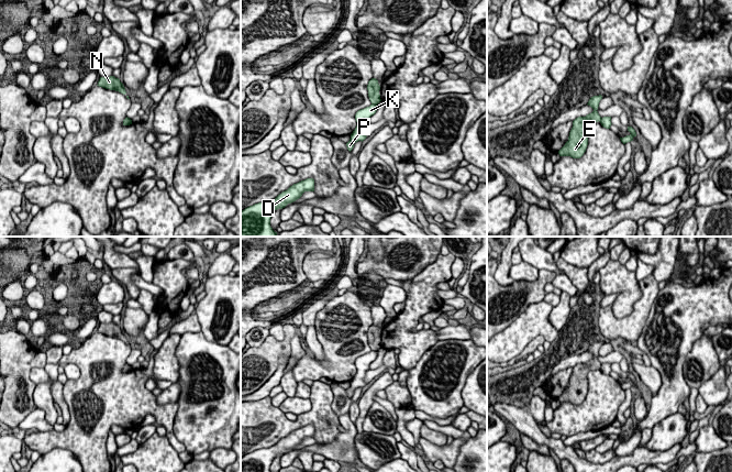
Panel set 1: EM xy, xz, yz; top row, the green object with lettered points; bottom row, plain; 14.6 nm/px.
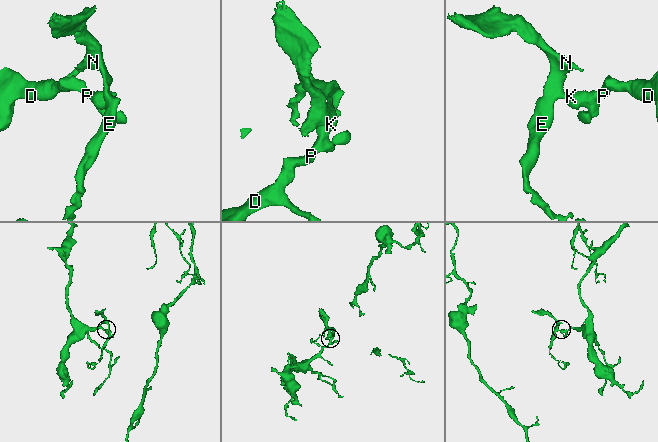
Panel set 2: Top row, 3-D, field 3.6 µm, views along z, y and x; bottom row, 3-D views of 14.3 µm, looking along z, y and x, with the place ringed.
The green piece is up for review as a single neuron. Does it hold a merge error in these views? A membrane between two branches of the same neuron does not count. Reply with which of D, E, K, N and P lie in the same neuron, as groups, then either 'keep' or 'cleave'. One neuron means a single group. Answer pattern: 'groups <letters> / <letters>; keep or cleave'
groups D K P / E N; cleave

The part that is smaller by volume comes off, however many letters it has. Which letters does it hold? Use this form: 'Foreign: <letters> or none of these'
Foreign: E, N

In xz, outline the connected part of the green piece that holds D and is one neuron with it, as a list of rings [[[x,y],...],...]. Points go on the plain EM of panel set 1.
[[[313,425],[293,430],[270,448],[258,449],[245,454],[241,458],[241,472],[270,472],[273,460],[299,446],[304,438],[314,438]]]

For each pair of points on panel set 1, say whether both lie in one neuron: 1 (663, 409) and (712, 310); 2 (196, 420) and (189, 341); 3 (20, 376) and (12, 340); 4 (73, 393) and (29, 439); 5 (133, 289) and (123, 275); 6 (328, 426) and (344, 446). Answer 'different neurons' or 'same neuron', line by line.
1: same neuron
2: same neuron
3: same neuron
4: same neuron
5: same neuron
6: different neurons

